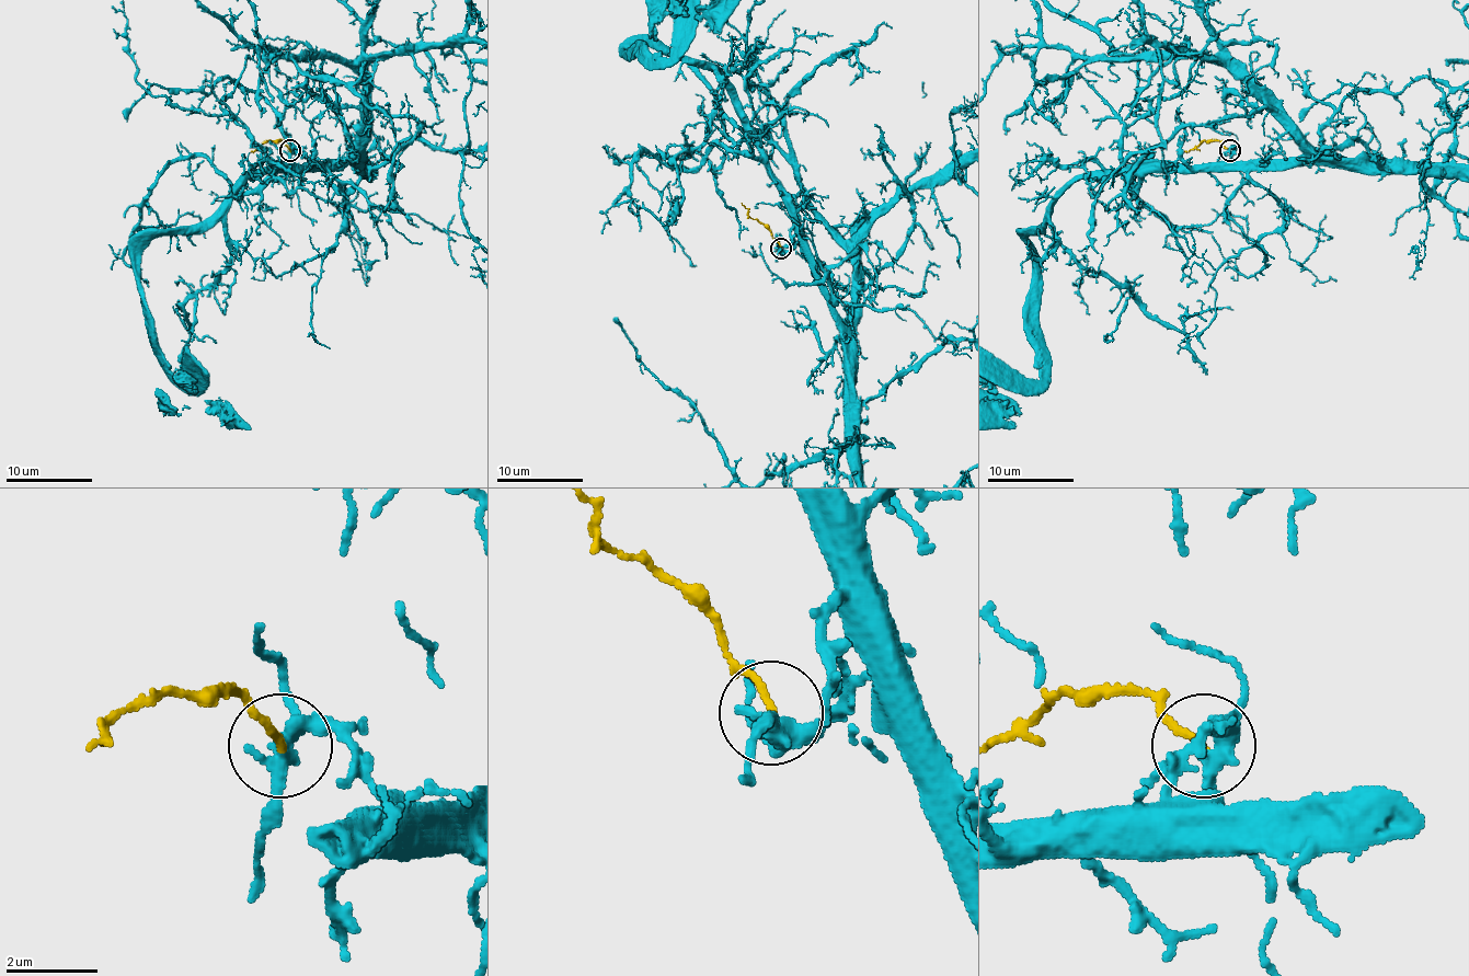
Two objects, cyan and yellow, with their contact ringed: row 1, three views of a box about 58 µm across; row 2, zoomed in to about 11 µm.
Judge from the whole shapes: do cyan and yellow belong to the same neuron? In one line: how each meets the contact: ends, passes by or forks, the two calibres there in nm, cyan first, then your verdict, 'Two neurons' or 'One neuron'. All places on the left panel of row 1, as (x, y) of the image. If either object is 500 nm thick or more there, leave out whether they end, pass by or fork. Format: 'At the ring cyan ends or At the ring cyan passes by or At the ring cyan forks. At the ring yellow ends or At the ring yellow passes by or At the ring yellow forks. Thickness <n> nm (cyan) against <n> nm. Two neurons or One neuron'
At the ring cyan forks. At the ring yellow ends. Thickness 280 nm (cyan) against 150 nm. One neuron

